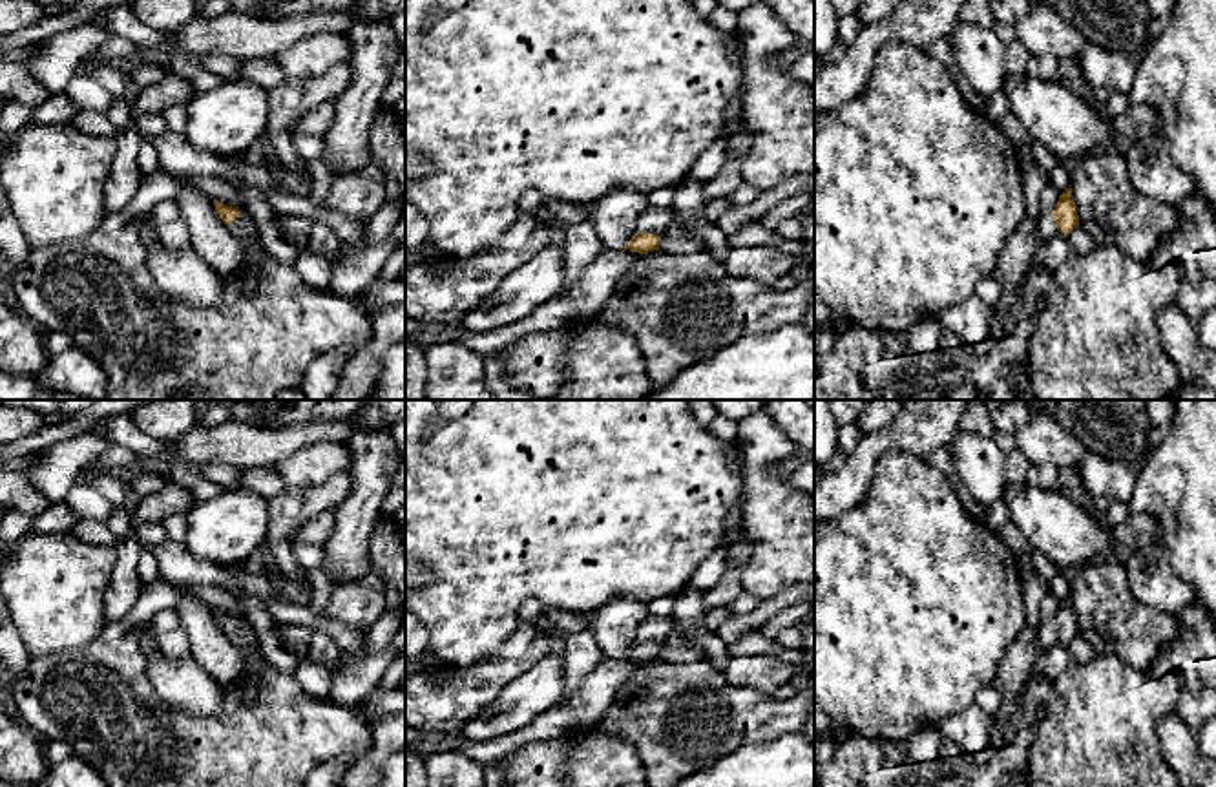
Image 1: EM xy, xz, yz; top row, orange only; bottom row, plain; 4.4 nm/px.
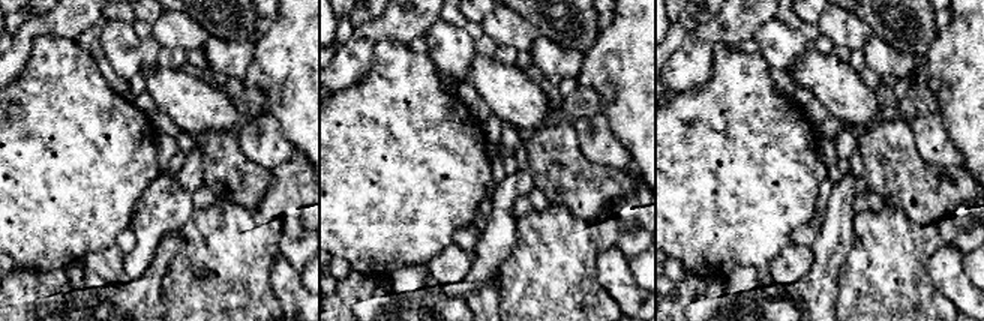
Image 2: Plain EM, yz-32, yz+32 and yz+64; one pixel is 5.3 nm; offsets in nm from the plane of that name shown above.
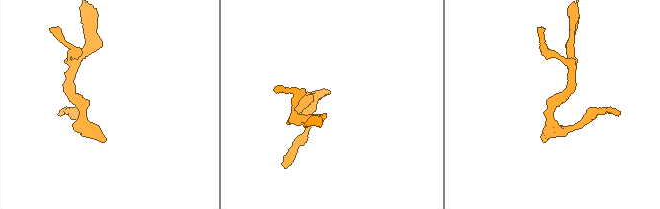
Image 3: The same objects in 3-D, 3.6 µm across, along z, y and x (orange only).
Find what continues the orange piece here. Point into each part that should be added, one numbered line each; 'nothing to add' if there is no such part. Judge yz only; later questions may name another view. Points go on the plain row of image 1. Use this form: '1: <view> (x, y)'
1: yz (1047, 638)

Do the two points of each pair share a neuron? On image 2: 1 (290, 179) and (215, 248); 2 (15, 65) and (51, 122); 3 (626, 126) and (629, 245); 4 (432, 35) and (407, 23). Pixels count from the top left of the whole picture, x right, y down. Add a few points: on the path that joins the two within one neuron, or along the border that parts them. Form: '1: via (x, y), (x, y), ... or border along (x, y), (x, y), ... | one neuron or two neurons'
1: via (281, 200), (236, 245) | one neuron
2: border along (35, 39), (27, 63), (15, 78) | two neurons
3: border along (630, 165), (639, 174) | two neurons
4: border along (440, 18), (422, 35) | two neurons

